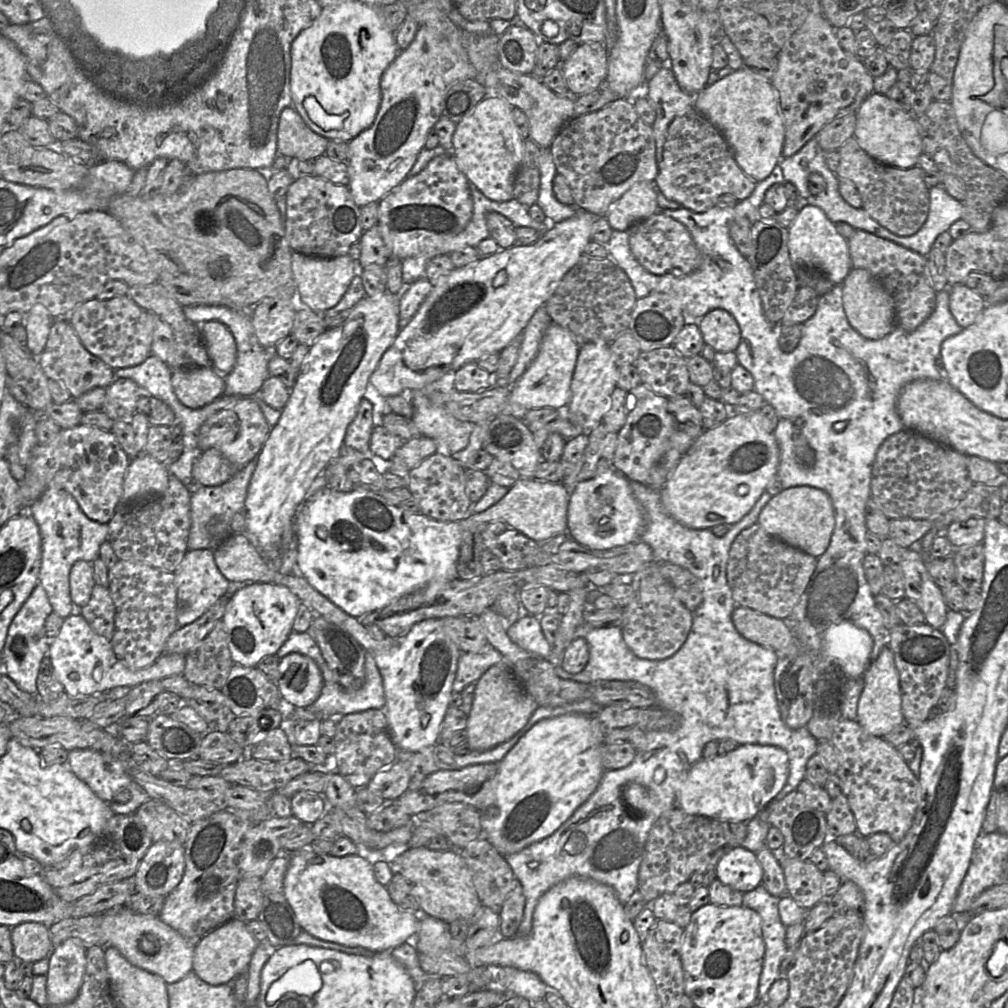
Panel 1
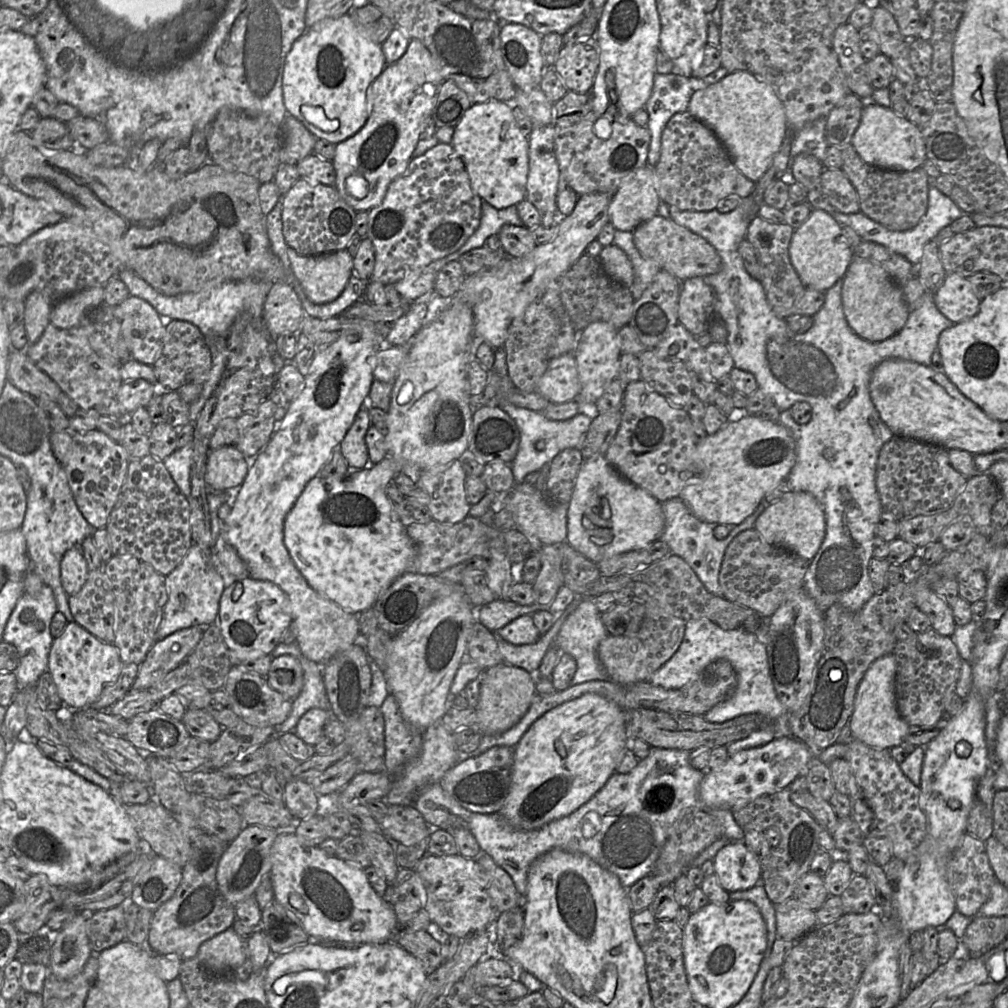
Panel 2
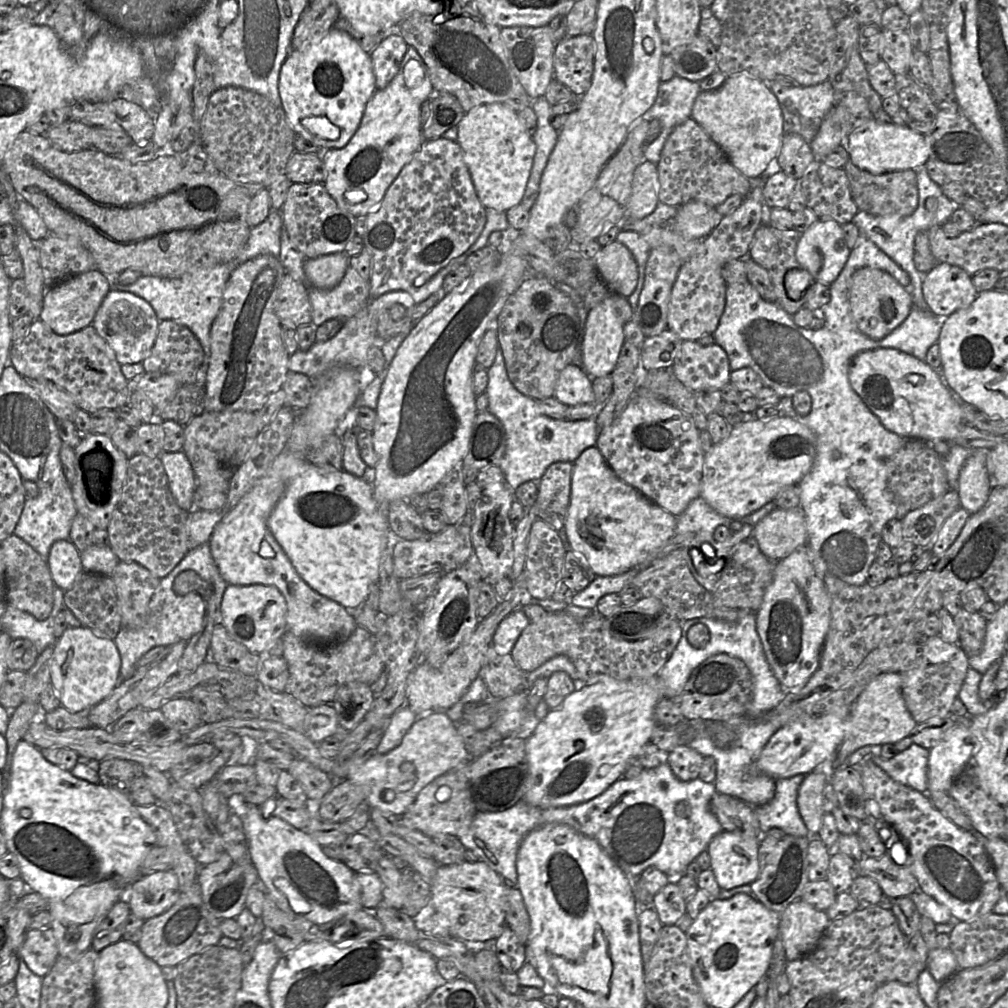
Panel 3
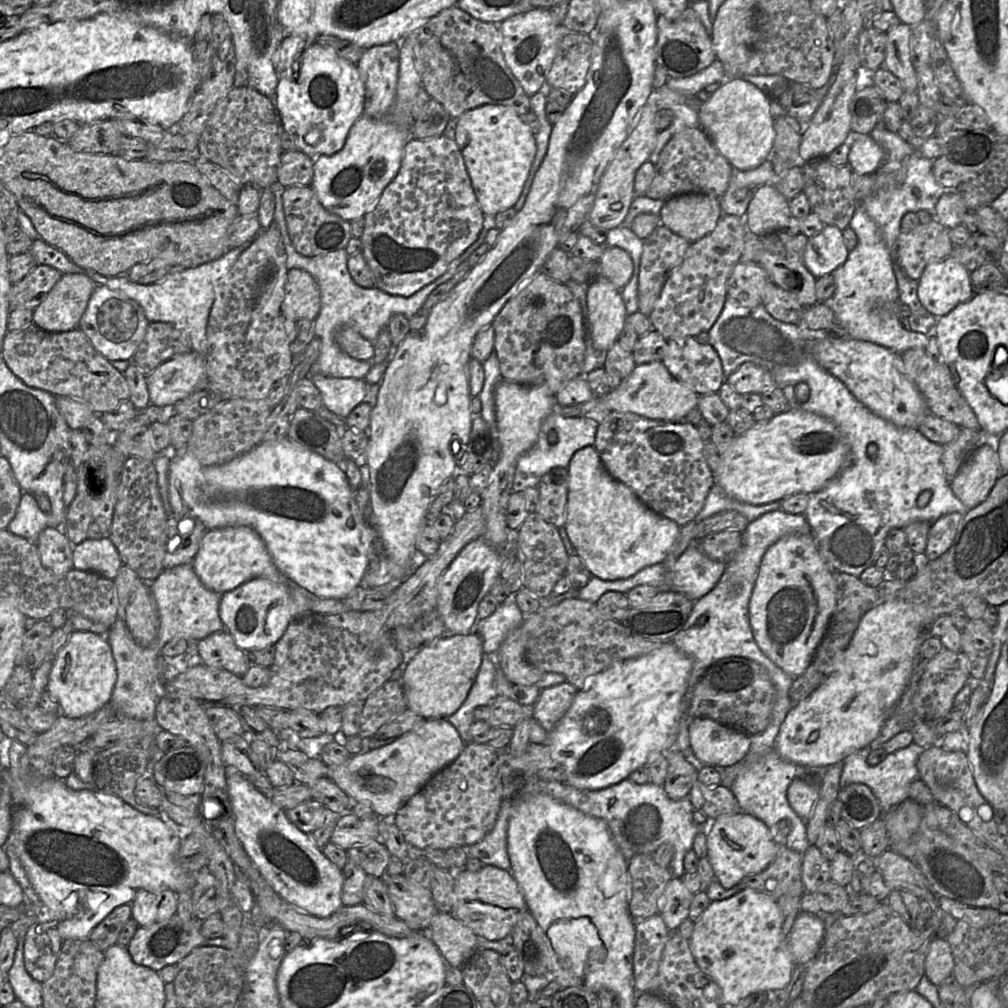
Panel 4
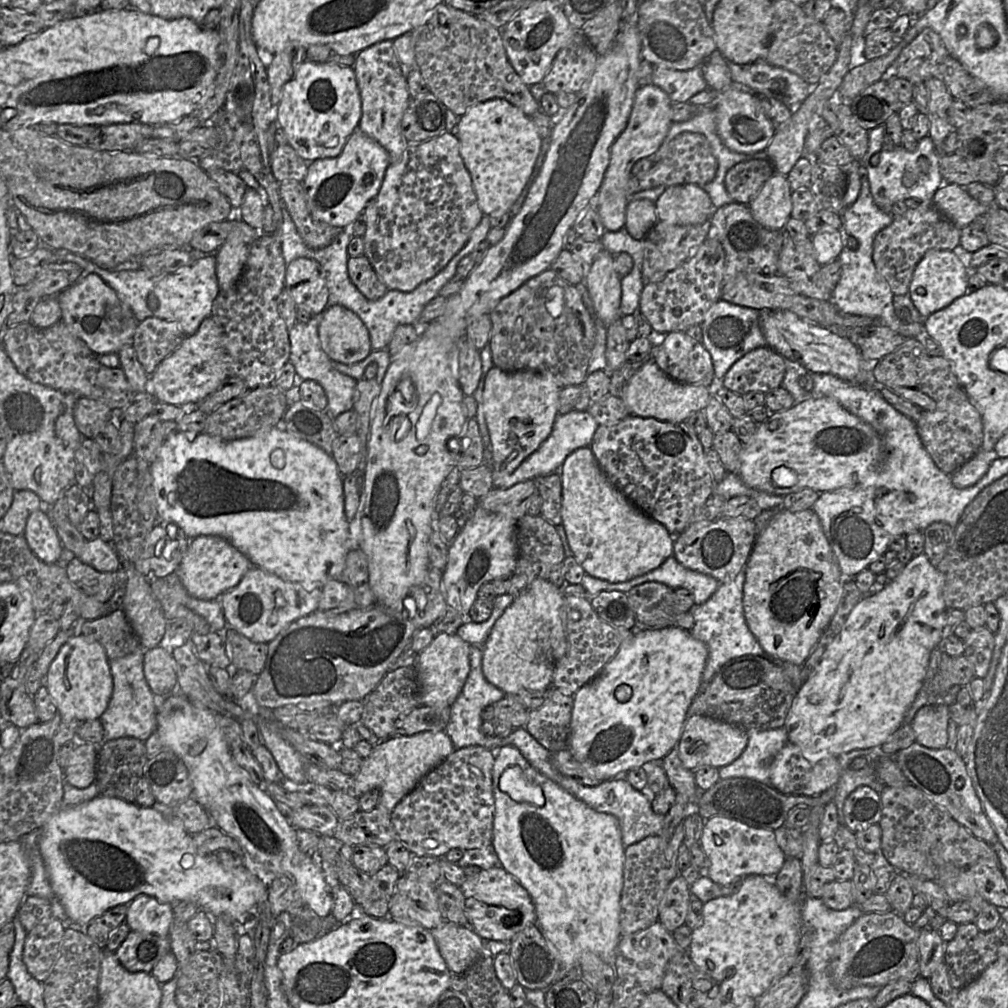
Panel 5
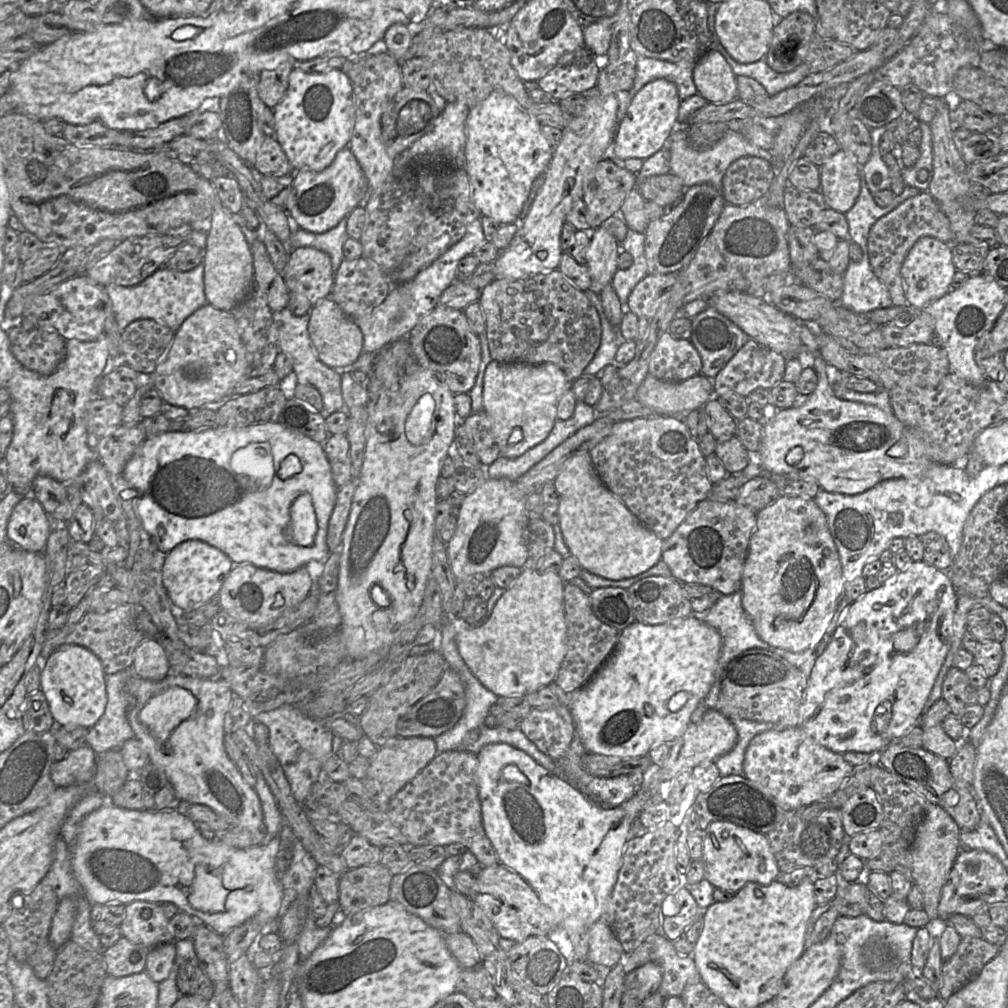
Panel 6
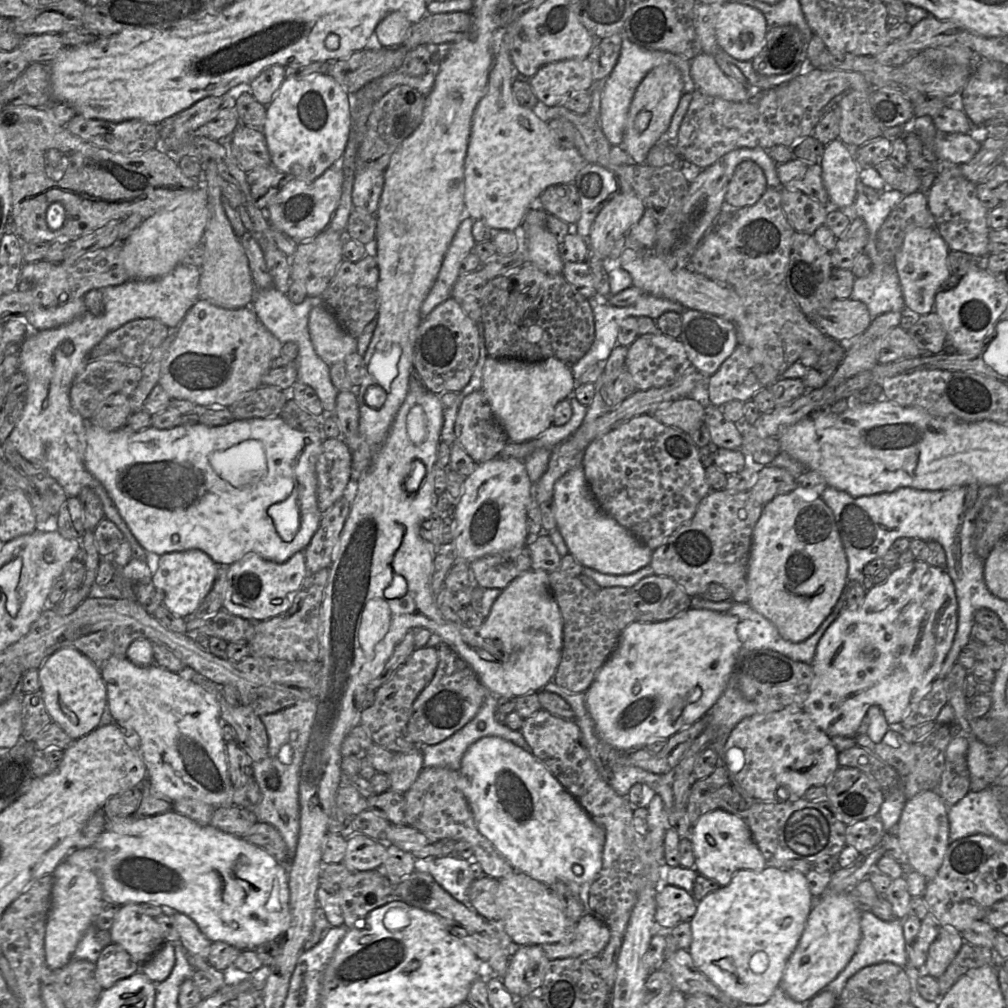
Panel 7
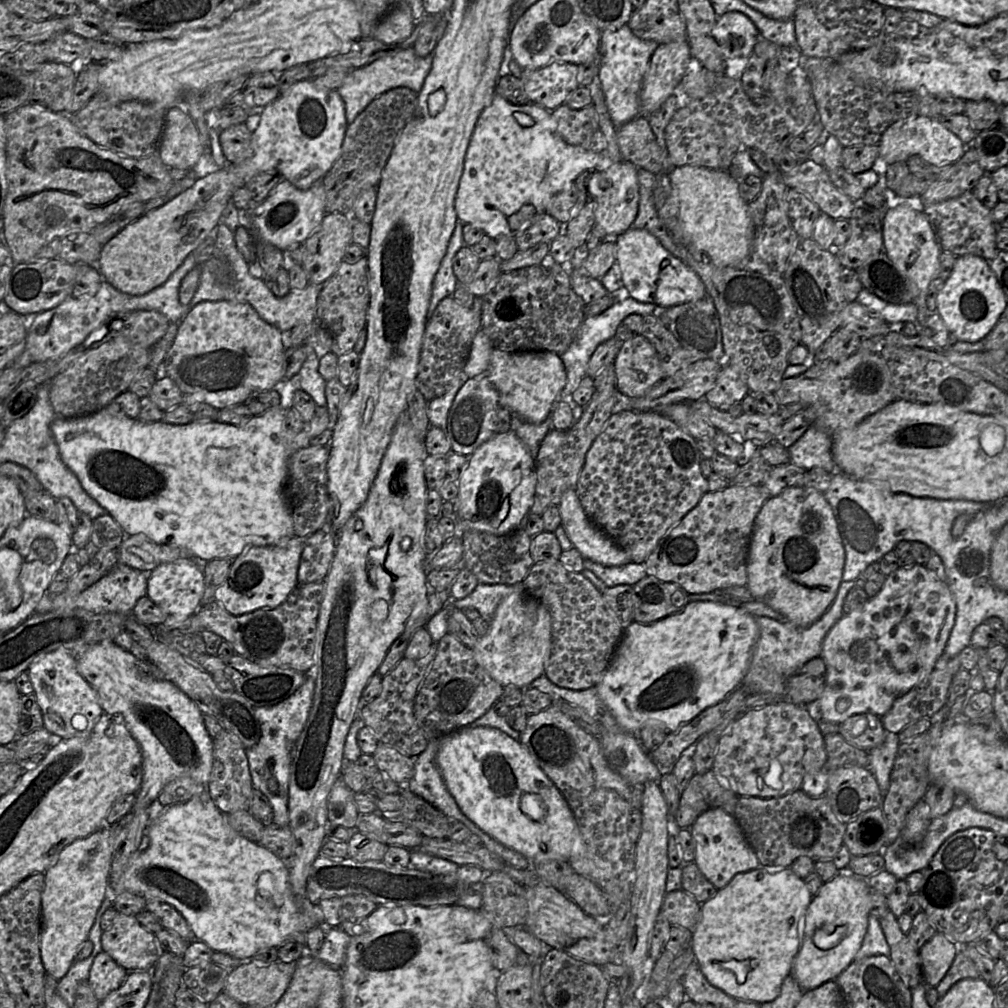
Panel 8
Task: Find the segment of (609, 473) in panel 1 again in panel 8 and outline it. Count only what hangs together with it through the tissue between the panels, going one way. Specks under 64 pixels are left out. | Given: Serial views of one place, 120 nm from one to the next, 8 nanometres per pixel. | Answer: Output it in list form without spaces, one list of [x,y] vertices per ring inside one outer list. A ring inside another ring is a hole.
[[[575,489],[564,492],[558,508],[569,539],[584,559],[604,566],[622,566],[632,562],[629,554],[589,519]]]

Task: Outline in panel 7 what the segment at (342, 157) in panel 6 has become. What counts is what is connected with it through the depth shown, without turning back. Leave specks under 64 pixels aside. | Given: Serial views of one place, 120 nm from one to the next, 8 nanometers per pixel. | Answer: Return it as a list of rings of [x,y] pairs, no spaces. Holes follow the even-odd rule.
[[[329,167],[311,183],[293,178],[271,200],[265,211],[270,225],[293,238],[298,243],[307,243],[325,230],[339,205],[343,183],[341,168]]]

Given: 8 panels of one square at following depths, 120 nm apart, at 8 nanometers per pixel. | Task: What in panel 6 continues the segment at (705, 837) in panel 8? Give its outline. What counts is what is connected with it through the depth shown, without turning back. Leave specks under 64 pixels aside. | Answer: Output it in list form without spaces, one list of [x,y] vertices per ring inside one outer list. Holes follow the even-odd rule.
[[[712,821],[701,831],[703,877],[714,888],[737,892],[750,881],[767,885],[777,879],[779,868],[765,834],[729,821]]]

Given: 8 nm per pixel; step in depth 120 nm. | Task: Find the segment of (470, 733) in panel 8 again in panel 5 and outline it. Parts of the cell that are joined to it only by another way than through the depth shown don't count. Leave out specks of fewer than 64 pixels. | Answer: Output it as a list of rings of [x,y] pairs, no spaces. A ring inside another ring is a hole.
[[[706,714],[690,716],[677,743],[678,756],[685,768],[695,771],[704,766],[721,768],[735,761],[745,750],[748,735],[740,726]],[[512,745],[499,748],[496,752],[492,769],[492,785],[494,795],[494,820],[491,846],[499,859],[499,866],[510,873],[529,893],[536,911],[537,925],[559,957],[561,965],[579,966],[579,958],[584,952],[599,956],[605,963],[614,965],[617,948],[621,939],[619,912],[620,896],[623,887],[623,869],[625,862],[625,846],[622,842],[621,827],[618,819],[611,814],[598,812],[579,800],[557,783],[537,771]]]

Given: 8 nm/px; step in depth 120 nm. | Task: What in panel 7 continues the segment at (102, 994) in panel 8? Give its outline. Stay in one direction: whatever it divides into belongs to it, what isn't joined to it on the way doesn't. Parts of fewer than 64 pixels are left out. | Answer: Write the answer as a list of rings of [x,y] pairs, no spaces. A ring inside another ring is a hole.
[[[111,943],[103,948],[96,964],[97,981],[103,990],[111,988],[119,980],[128,978],[141,969],[130,954],[120,945]]]

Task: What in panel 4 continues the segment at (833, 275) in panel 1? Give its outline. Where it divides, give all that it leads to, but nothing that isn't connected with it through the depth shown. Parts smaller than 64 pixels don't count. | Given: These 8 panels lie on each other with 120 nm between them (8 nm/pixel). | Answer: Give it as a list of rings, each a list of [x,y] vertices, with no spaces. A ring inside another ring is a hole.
[[[825,225],[822,231],[808,239],[804,252],[804,265],[815,278],[831,274],[848,257],[842,230]]]

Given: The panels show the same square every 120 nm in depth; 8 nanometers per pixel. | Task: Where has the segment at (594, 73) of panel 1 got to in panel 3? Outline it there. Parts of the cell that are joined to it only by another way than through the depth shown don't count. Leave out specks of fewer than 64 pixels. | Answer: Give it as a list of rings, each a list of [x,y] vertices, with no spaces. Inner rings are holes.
[[[593,34],[566,36],[555,46],[553,77],[572,94],[583,96],[594,72],[595,40]]]

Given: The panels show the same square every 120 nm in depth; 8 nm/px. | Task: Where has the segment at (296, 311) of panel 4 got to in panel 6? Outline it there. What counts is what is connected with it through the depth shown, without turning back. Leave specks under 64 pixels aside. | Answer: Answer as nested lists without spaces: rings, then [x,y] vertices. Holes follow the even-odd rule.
[[[312,247],[294,249],[282,273],[290,293],[304,295],[311,307],[329,298],[334,272],[327,253]]]

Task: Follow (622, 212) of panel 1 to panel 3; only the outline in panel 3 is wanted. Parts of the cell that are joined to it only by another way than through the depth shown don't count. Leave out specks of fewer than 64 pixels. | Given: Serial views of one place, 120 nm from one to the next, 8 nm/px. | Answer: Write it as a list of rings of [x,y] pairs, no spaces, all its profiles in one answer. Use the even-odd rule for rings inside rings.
[[[643,159],[633,173],[626,215],[634,219],[642,219],[650,215],[659,202],[658,192],[657,166]]]

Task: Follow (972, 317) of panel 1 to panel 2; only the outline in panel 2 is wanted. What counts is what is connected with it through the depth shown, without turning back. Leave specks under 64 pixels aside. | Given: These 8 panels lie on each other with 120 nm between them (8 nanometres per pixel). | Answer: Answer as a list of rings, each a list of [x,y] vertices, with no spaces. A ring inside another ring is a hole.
[[[957,273],[946,275],[933,298],[938,310],[954,324],[975,316],[981,302],[969,280]]]

